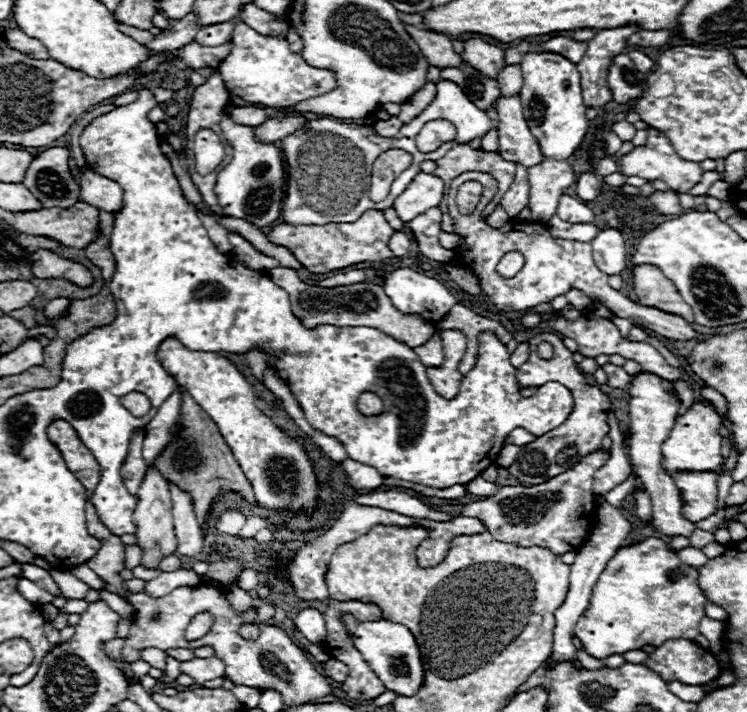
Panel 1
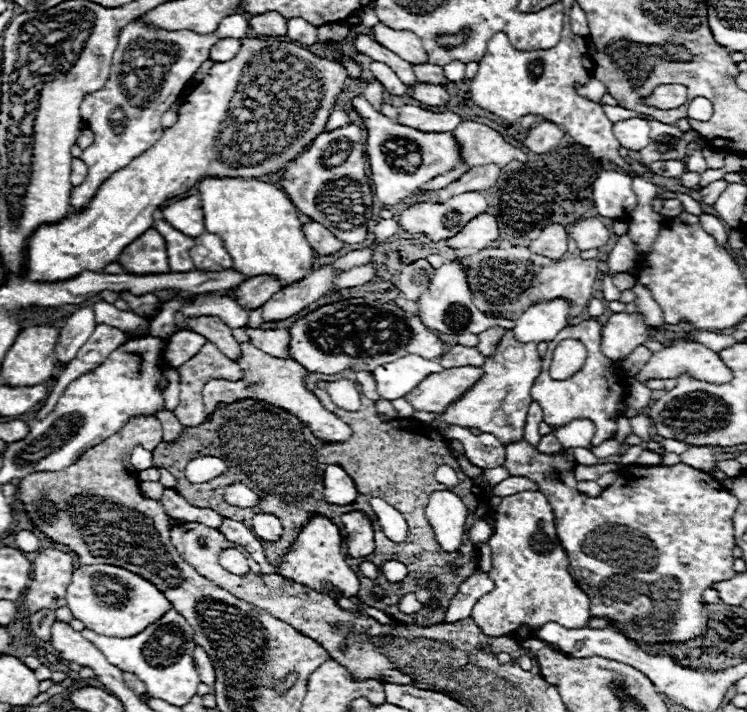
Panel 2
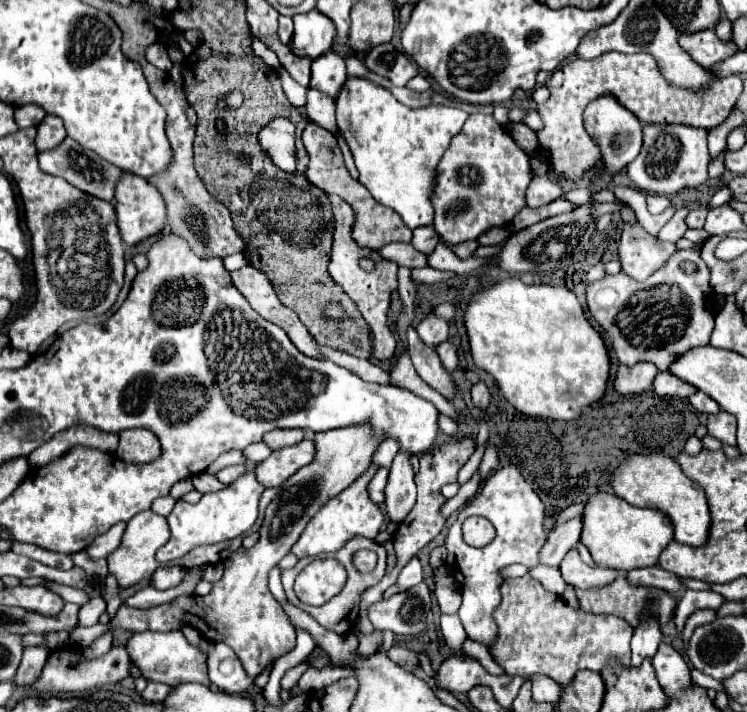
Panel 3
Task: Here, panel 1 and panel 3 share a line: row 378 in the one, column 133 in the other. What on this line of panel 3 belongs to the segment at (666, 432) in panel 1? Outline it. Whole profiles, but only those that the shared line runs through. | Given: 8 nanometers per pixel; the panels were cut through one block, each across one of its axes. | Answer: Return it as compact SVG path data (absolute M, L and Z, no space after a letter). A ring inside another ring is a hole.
M134 632L126 642L128 656L132 658L134 666L142 670L142 676L152 682L162 684L178 684L178 682L200 682L208 684L206 672L206 654L188 644L182 632Z

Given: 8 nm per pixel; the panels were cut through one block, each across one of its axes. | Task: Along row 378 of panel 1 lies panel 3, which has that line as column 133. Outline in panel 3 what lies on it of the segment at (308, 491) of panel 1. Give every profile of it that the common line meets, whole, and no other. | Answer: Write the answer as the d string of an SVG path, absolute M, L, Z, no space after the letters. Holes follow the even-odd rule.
M124 174L116 186L116 216L118 216L118 228L122 234L122 240L130 246L164 232L166 228L166 206L160 196L160 192L146 180L134 174Z

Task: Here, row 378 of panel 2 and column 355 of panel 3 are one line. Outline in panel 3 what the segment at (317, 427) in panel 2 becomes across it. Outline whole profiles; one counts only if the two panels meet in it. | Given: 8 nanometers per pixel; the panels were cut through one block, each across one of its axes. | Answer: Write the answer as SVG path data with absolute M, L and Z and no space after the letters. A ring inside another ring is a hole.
M330 196L330 202L332 202L334 216L336 216L336 230L334 230L334 248L332 248L332 258L330 258L328 272L334 278L334 282L340 284L344 288L344 292L356 302L356 306L360 308L364 320L368 322L368 326L370 326L370 330L374 334L374 358L376 360L388 360L388 358L392 358L392 354L396 350L396 340L394 340L394 334L392 334L392 330L388 326L388 310L390 310L392 294L398 288L398 278L396 278L398 266L394 262L390 262L390 260L378 258L376 270L374 272L364 272L358 266L358 260L364 254L364 250L352 238L354 210L338 196Z

